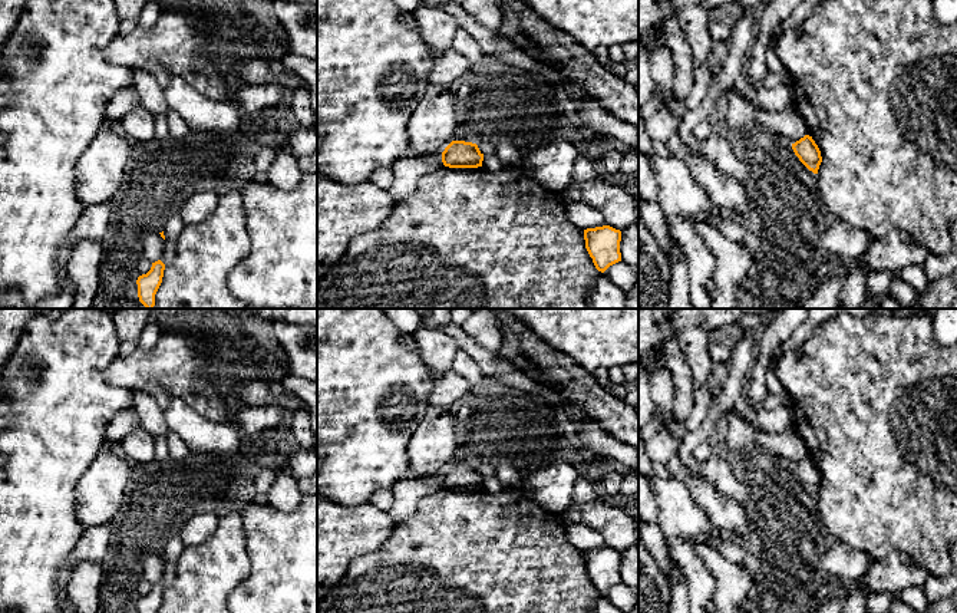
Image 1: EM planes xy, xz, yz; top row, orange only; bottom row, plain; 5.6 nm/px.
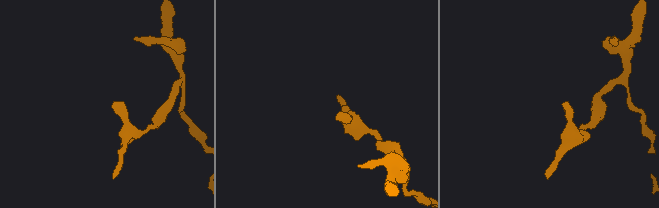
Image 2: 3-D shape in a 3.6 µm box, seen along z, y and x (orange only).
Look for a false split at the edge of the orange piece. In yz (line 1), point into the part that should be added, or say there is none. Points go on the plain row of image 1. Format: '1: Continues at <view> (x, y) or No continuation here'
1: No continuation here

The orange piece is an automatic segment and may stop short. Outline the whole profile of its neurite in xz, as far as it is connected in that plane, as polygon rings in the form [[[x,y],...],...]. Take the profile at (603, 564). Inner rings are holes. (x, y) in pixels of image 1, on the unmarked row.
[[[610,547],[584,551],[585,570],[595,590],[604,594],[610,587],[621,583],[621,553]]]

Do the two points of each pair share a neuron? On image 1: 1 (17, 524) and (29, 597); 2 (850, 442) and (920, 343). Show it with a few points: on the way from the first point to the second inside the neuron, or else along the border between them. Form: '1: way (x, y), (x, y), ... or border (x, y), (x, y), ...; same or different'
1: way (19, 543), (19, 560), (27, 579); same
2: way (874, 418), (880, 412), (880, 386), (896, 368); same

